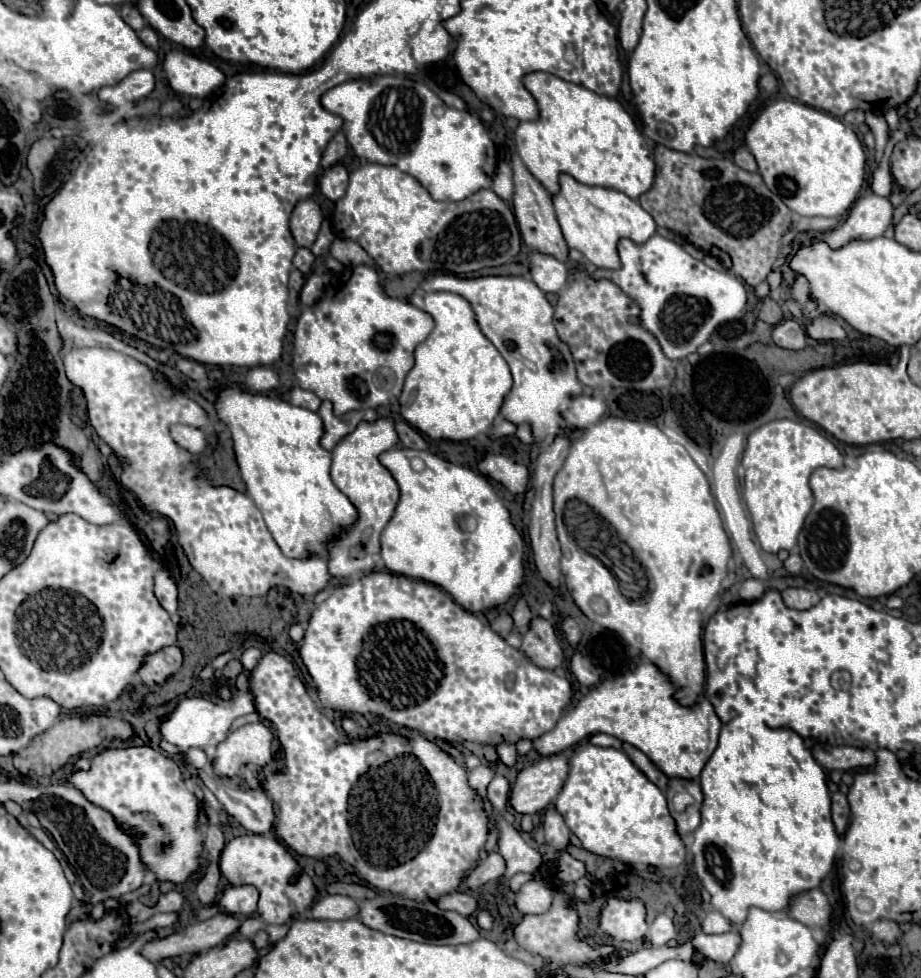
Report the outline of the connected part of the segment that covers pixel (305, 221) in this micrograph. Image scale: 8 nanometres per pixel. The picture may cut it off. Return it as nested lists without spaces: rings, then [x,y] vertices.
[[[301,200],[291,214],[291,234],[299,248],[311,248],[323,222],[321,208],[313,200]]]

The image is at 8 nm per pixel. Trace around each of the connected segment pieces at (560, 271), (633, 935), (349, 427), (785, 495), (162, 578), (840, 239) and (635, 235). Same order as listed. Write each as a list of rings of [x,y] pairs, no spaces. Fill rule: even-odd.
[[[533,254],[533,260],[531,260],[529,268],[531,268],[533,282],[535,282],[545,294],[559,292],[559,290],[565,286],[567,266],[561,264],[559,260],[555,260],[553,256]]]
[[[609,898],[603,912],[601,912],[601,928],[605,934],[613,936],[617,942],[633,942],[646,937],[647,922],[645,922],[645,906],[639,900],[621,900],[621,898]]]
[[[325,400],[319,408],[319,416],[325,424],[325,434],[321,438],[321,446],[325,450],[333,450],[347,434],[351,434],[361,420],[375,420],[377,412],[375,410],[361,410],[361,412],[349,412],[345,416],[335,416],[333,414],[333,404]]]
[[[771,420],[757,430],[753,430],[747,438],[747,448],[741,460],[745,468],[745,504],[751,514],[753,530],[757,534],[757,540],[761,548],[769,554],[777,554],[779,550],[791,550],[797,546],[797,534],[805,522],[805,516],[809,514],[813,506],[813,492],[809,488],[809,476],[813,470],[827,466],[827,468],[841,468],[843,456],[833,446],[833,442],[823,436],[815,426],[795,422],[795,420]]]
[[[165,568],[155,574],[155,596],[169,614],[177,612],[177,584]]]
[[[867,194],[861,196],[857,204],[853,204],[849,218],[841,226],[821,232],[819,238],[827,242],[829,248],[837,250],[853,240],[871,240],[881,236],[891,224],[891,218],[893,218],[893,206],[889,198]]]
[[[561,174],[561,190],[553,196],[553,204],[569,248],[577,248],[593,266],[603,270],[621,268],[621,258],[617,250],[619,240],[629,238],[635,244],[645,244],[653,234],[657,234],[657,224],[653,216],[645,212],[637,200],[631,200],[619,190],[579,184],[567,174]]]

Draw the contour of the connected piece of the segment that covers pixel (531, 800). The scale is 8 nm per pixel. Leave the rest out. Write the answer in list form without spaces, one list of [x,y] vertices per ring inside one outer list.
[[[563,754],[541,758],[537,764],[523,768],[509,794],[509,806],[517,814],[539,814],[561,792],[569,772]]]

